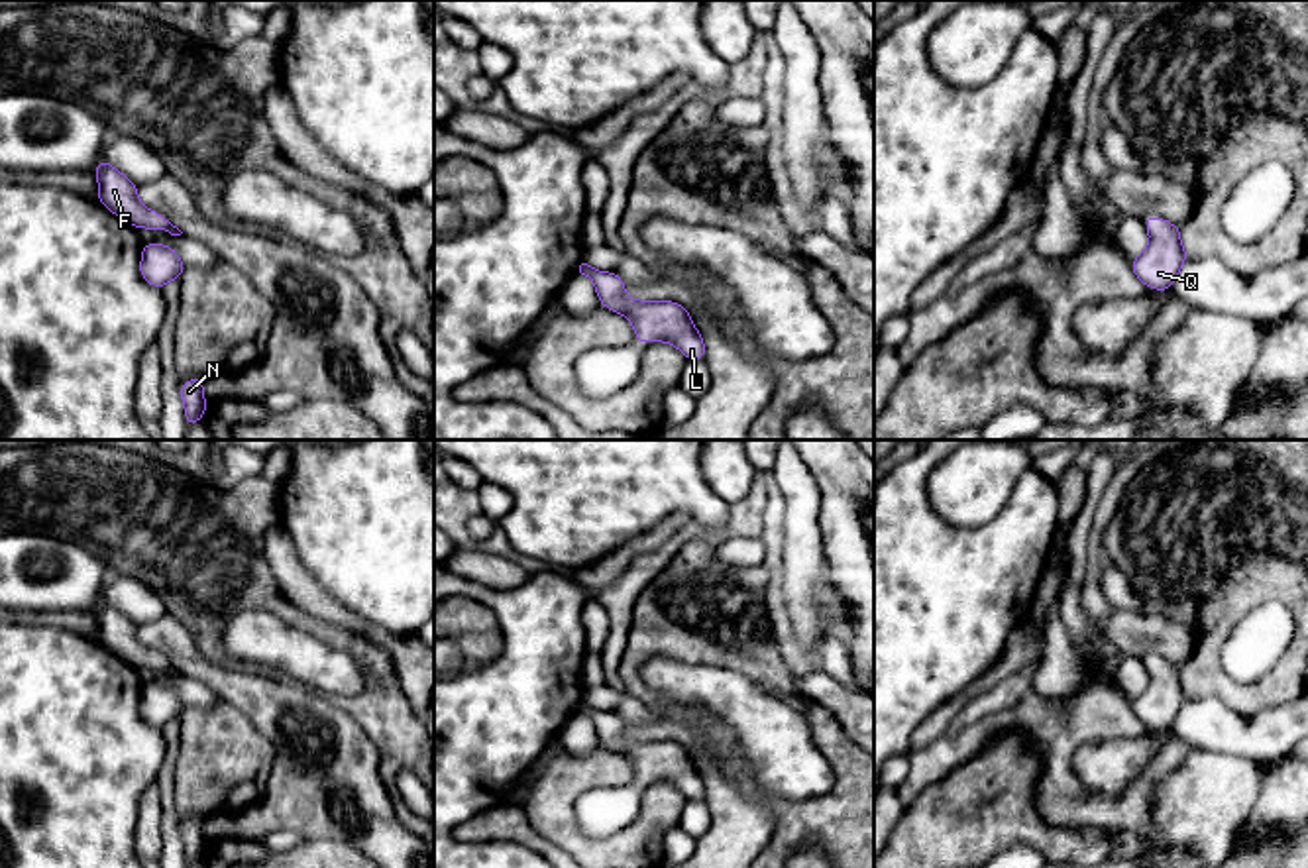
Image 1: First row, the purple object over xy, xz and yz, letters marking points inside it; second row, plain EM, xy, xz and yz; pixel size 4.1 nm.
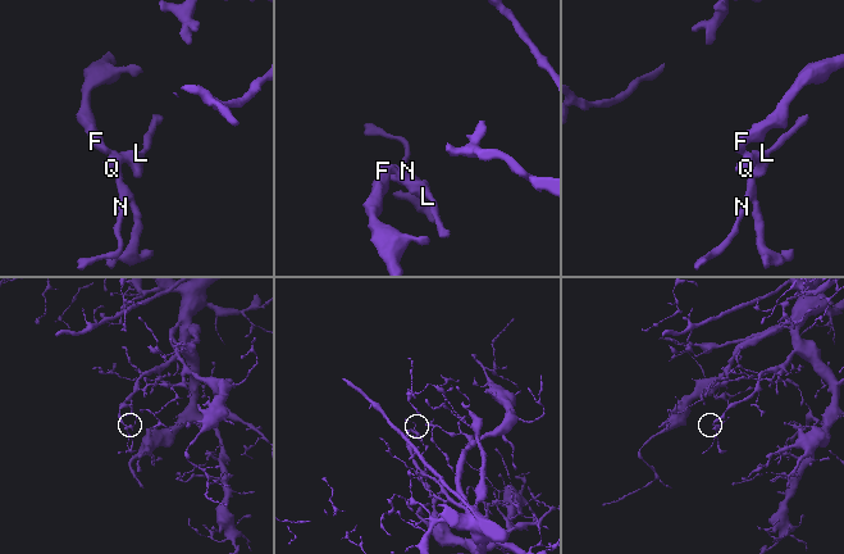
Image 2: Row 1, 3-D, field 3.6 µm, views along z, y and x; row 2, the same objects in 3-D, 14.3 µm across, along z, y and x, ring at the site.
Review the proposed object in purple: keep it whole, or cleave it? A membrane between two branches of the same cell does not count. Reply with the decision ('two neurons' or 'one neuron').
one neuron

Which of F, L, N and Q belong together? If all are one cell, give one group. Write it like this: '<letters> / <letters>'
F L N Q

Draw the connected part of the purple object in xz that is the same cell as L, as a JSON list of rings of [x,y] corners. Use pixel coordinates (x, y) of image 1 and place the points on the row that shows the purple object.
[[[581,259],[573,275],[587,275],[593,279],[599,304],[627,316],[638,342],[668,342],[687,359],[705,359],[705,342],[681,304],[672,300],[628,298],[625,283],[617,273],[601,273],[593,269],[587,259]]]

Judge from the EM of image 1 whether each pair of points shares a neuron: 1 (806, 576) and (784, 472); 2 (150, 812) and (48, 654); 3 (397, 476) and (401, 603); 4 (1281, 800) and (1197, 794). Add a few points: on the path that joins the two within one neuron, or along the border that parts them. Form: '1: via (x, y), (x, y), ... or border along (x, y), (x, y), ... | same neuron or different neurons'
1: via (804, 550), (796, 497) | same neuron
2: border along (156, 782), (140, 800), (134, 843) | different neurons
3: via (399, 507), (399, 572) | same neuron
4: via (1259, 794), (1218, 794) | same neuron

